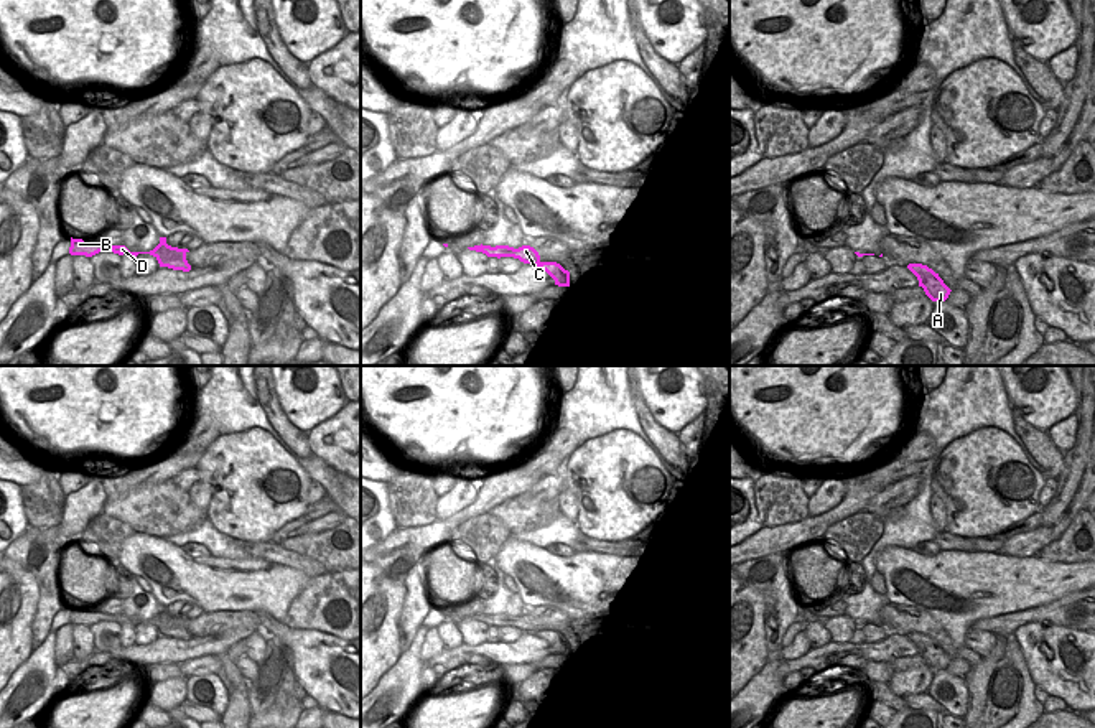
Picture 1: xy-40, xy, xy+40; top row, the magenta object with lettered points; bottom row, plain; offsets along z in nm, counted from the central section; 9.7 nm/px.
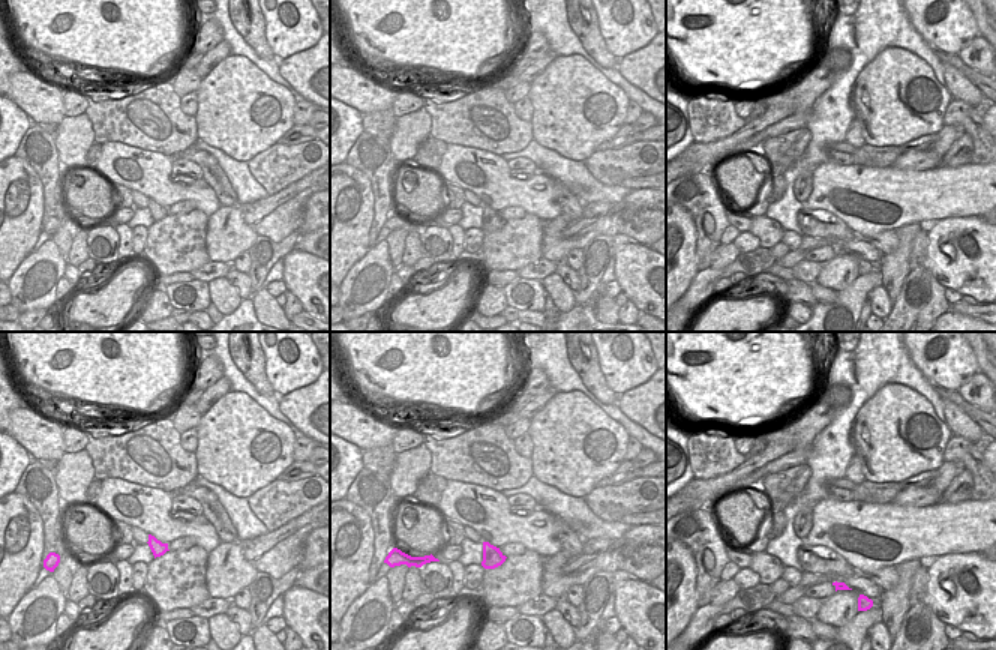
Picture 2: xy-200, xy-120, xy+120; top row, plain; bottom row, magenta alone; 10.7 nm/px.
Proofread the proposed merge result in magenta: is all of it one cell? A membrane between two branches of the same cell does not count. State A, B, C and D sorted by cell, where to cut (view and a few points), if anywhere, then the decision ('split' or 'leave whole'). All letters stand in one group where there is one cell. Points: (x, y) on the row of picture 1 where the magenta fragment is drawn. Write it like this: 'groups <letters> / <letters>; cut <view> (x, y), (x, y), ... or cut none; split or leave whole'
groups A / B C D; cut xy (539, 261), (534, 264); split

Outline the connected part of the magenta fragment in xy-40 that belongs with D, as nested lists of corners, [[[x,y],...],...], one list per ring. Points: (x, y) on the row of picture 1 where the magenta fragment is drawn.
[[[71,237],[71,247],[69,247],[71,255],[92,257],[99,252],[114,252],[119,255],[132,254],[133,257],[137,257],[138,254],[143,254],[143,252],[130,252],[125,245],[86,244],[82,239]]]

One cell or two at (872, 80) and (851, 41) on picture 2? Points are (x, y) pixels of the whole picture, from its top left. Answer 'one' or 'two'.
two

